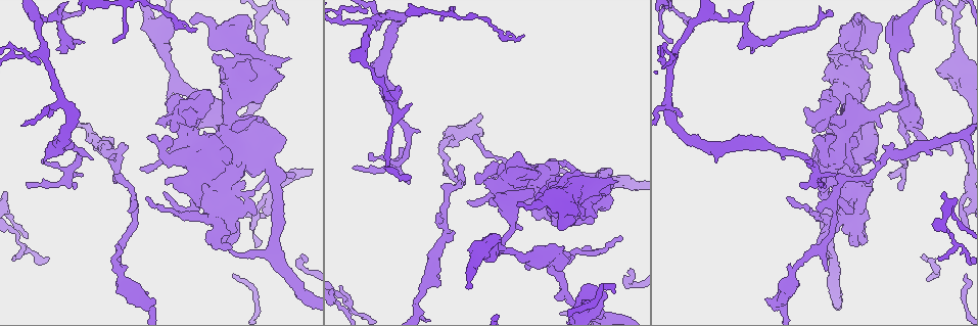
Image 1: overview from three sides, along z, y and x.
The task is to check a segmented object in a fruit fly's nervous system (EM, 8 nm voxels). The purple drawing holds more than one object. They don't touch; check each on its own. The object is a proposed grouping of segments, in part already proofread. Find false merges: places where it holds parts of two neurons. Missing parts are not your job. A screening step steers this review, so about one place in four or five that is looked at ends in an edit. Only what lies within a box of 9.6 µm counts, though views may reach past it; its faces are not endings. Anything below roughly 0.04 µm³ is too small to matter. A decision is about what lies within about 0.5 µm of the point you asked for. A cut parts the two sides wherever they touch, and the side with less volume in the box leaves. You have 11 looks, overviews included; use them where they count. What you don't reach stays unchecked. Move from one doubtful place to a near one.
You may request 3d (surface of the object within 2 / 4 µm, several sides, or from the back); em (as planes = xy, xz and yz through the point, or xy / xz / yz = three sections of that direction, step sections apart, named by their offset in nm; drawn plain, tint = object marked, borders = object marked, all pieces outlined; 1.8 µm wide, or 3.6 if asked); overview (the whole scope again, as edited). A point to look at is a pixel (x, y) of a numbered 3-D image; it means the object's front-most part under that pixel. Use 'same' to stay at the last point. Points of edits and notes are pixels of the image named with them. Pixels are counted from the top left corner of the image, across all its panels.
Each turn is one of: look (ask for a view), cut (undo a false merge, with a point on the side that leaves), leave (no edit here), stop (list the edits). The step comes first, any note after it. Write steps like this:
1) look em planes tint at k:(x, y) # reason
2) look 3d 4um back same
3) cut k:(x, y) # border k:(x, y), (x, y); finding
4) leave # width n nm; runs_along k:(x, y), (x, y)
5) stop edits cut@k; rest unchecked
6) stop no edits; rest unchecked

look em planes plain at 1:(674, 54) # abrupt turn

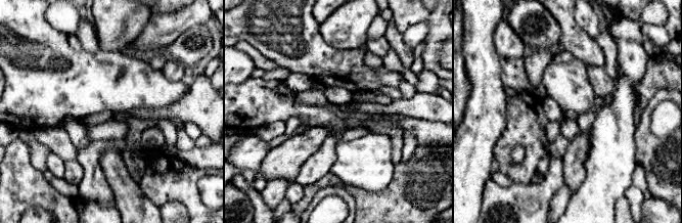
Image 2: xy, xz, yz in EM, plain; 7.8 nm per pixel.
look em planes tint same

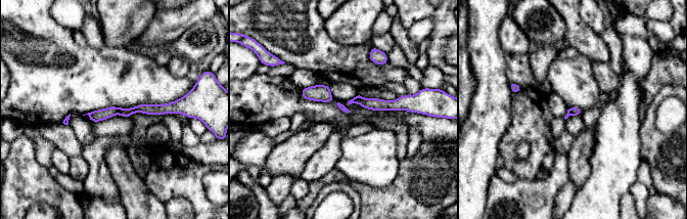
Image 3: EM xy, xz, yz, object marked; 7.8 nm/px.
cut 3:(96, 116) # border 3:(119, 107), (117, 113); a second neuron is stuck on

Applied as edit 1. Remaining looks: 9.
look overview # redraw

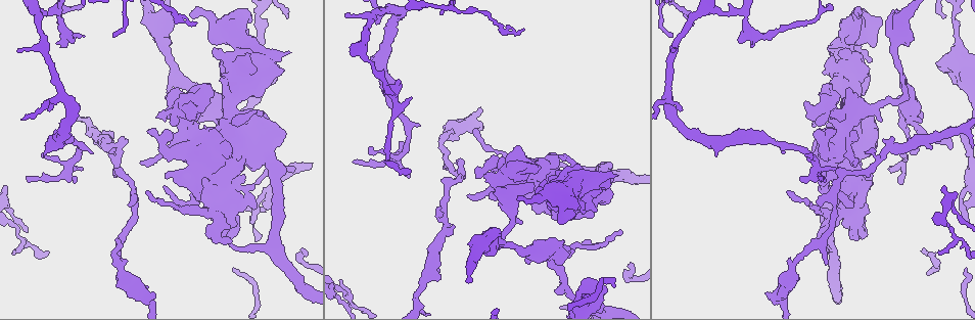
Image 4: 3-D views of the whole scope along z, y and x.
look 3d 2um at 4:(57, 12)

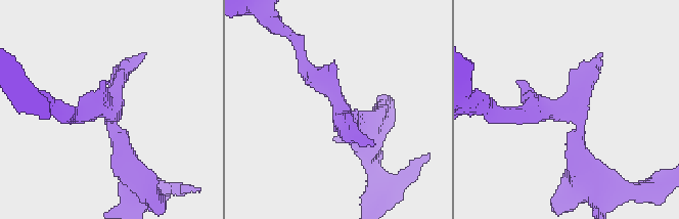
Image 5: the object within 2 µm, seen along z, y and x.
look em 3.6um planes tint at 5:(109, 108) # shape alone is not enough

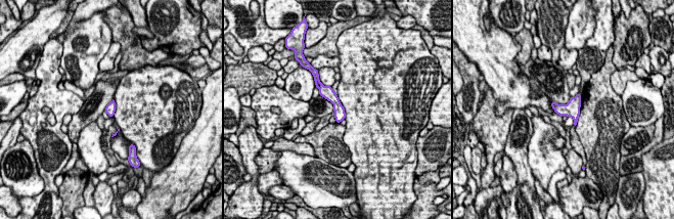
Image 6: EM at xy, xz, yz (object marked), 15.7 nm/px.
leave # runs_along 6:(321, 87), (335, 101), (339, 119); all the same neuron

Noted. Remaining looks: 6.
look em planes tint at 4:(665, 95) # three arms meet

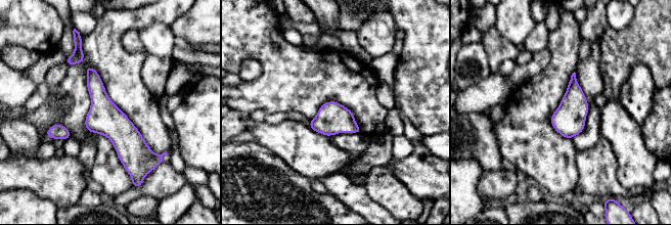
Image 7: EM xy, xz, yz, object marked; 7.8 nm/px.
leave # runs_along 7:(89, 70), (128, 168); all the same neuron

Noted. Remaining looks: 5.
look em planes plain at 4:(944, 134) # calibre changes

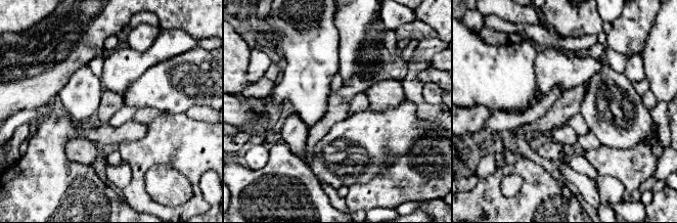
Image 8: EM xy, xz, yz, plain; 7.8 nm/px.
look em planes tint same

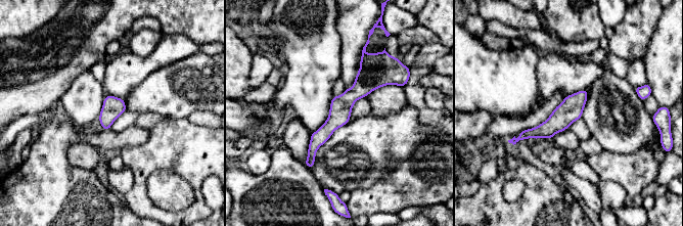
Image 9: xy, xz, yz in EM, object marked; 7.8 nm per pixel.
leave # runs_along 9:(371, 61), (309, 164); continuous, no second neuron

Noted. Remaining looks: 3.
stop edits cut@3; rest unchecked

